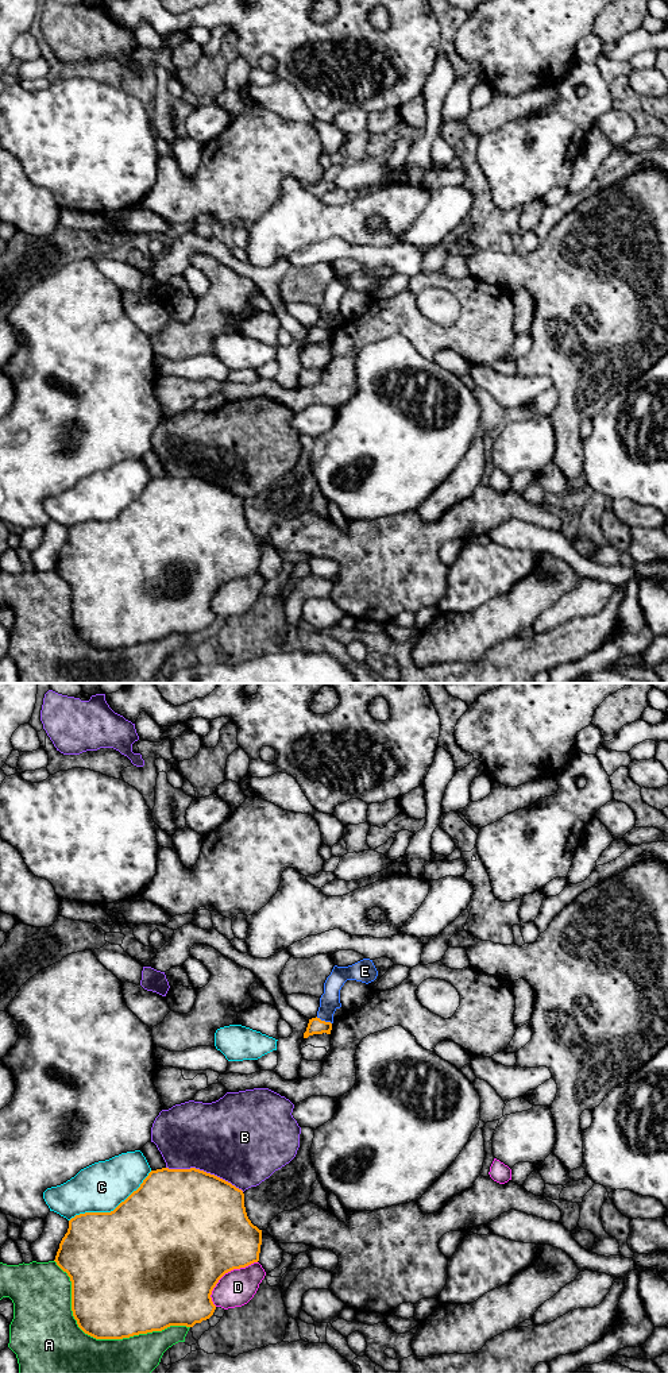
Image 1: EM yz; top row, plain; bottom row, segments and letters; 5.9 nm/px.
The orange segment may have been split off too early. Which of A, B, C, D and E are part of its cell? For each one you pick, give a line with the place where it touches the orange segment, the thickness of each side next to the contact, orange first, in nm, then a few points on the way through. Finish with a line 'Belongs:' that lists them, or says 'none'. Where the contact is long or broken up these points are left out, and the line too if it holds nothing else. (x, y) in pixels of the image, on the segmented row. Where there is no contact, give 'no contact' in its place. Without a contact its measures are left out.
Belongs: none

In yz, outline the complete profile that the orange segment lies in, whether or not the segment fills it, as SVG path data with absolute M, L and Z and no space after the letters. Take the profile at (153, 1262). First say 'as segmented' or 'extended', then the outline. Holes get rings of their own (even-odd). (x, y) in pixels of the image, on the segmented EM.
as segmented | M169 1169L151 1170L140 1187L134 1191L111 1212L85 1212L69 1220L69 1229L59 1243L55 1256L57 1265L67 1273L72 1281L72 1311L78 1327L96 1339L123 1339L139 1334L162 1331L170 1326L193 1327L196 1323L209 1319L216 1305L212 1301L212 1291L219 1280L233 1269L246 1268L259 1261L262 1230L251 1223L244 1207L244 1193L231 1183L204 1170Z

